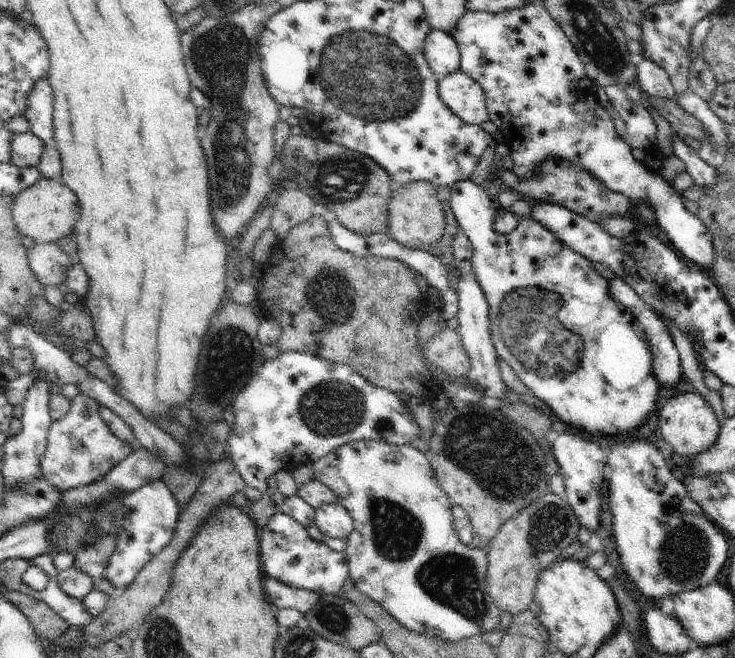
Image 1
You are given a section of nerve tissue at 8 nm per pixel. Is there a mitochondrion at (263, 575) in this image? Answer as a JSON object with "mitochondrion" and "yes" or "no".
{"mitochondrion":"no"}

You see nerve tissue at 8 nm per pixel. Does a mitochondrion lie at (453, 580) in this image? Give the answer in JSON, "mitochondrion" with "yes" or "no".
{"mitochondrion":"yes"}

